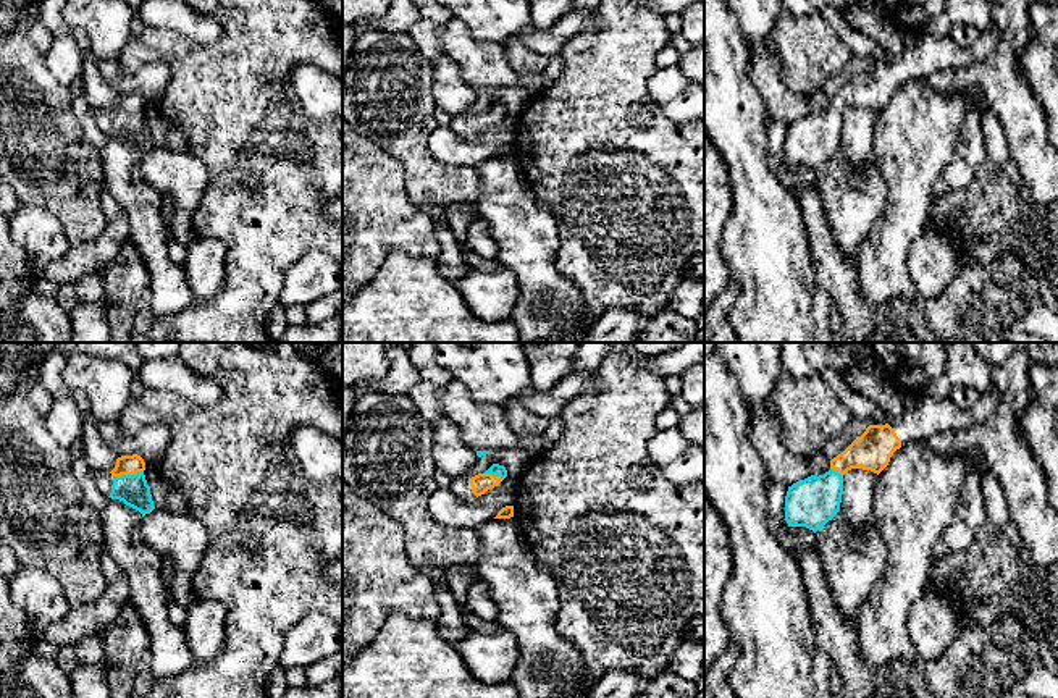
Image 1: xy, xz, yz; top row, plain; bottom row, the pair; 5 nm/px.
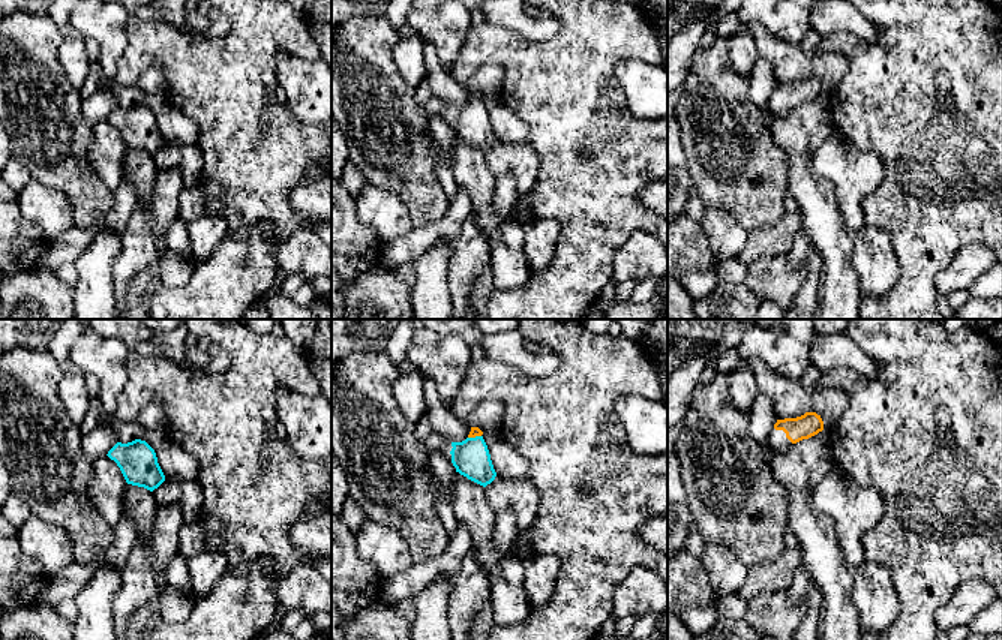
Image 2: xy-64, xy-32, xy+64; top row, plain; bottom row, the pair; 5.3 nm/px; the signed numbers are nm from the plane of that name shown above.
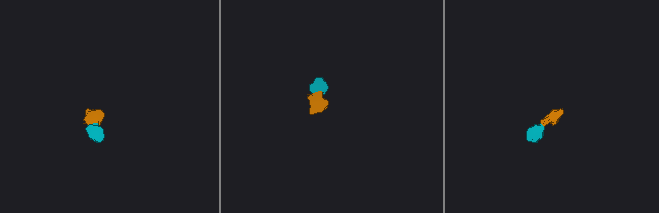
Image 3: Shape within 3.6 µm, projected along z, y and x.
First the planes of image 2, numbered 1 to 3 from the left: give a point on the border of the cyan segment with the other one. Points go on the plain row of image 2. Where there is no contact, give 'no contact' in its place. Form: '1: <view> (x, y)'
1: no contact
2: xy-32 (474, 101)
3: no contact

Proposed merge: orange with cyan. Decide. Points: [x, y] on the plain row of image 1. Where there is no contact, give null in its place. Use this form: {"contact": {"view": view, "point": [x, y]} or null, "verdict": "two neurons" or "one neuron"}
{"contact": {"view": "xy", "point": [128, 112]}, "verdict": "one neuron"}

